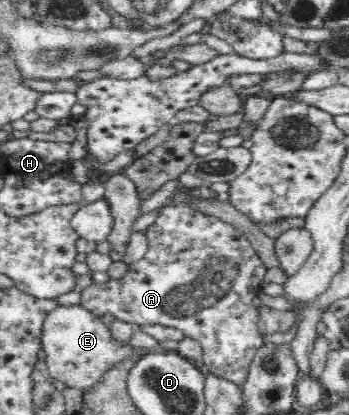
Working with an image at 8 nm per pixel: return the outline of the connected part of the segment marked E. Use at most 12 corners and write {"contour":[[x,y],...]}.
{"contour":[[61,305],[44,322],[54,380],[85,391],[119,360],[108,319]]}

